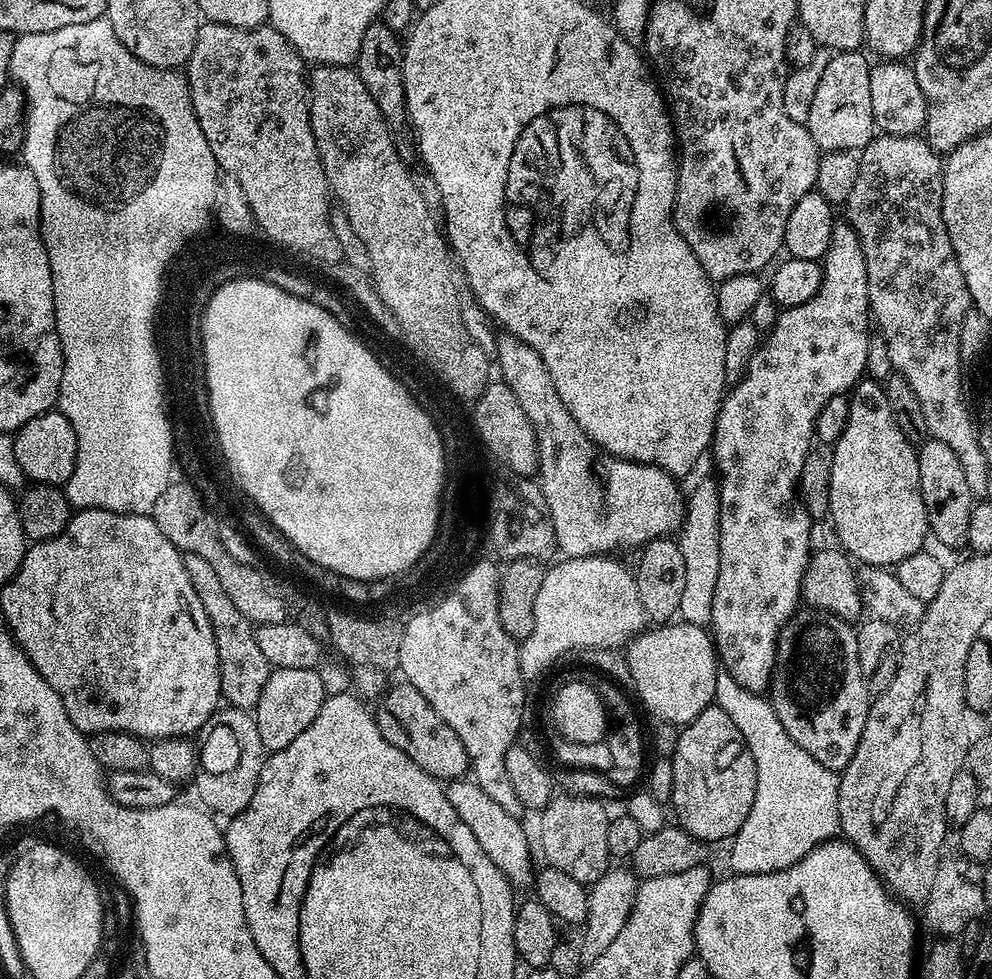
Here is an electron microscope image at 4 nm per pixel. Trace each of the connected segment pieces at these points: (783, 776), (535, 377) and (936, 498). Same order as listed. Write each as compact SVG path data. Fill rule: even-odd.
M726 671L716 674L715 707L726 710L738 730L742 730L742 738L746 738L746 746L754 758L756 767L756 797L754 806L750 806L750 814L746 822L742 822L742 830L738 830L730 841L732 853L728 860L732 863L731 871L736 874L766 874L786 870L797 864L803 856L819 844L825 844L840 832L840 815L838 814L838 790L840 781L837 773L830 771L822 762L810 758L786 730L782 730L782 722L778 722L778 714L774 714L771 699L759 692L751 692L738 684Z
M500 334L497 340L497 358L495 367L500 367L499 379L510 390L514 390L514 398L518 398L522 411L536 431L538 438L538 458L540 470L538 483L544 496L544 504L548 507L550 522L554 526L556 548L564 551L565 557L602 556L616 554L619 548L639 549L652 540L668 538L684 523L686 496L678 485L677 477L670 475L653 464L640 464L636 460L623 460L621 456L609 456L596 447L596 443L588 437L570 418L570 410L562 406L562 398L558 398L558 390L554 390L554 382L550 382L550 374L538 358L538 350L522 338L514 334Z
M927 439L919 445L916 453L918 458L918 482L922 490L922 502L928 515L928 530L931 539L945 544L948 548L964 548L968 543L966 529L970 522L970 510L974 497L969 484L966 483L966 473L962 470L962 462L958 462L954 450L946 446L946 442Z

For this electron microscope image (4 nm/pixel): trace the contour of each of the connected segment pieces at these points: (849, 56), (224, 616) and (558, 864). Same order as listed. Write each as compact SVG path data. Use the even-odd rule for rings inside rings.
M863 51L838 52L829 55L826 70L822 70L822 78L818 78L818 91L814 94L814 102L810 106L810 118L807 122L810 138L820 147L821 153L850 152L859 153L877 135L874 122L874 110L870 106L870 60L863 56Z
M186 552L183 557L190 586L194 586L194 594L198 594L198 602L202 602L202 610L206 610L206 618L210 618L210 626L214 630L223 703L233 708L241 708L244 712L252 712L258 706L258 698L262 698L262 690L274 670L266 662L266 657L258 646L256 628L246 618L246 614L242 614L238 606L234 606L216 571L199 554Z
M560 796L549 800L539 813L540 848L549 865L570 874L585 886L595 884L610 867L610 857L606 846L606 830L610 812L604 809L600 800L592 796Z

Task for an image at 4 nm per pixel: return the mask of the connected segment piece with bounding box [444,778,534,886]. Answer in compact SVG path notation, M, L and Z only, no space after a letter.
M461 778L450 780L444 784L446 798L450 798L452 812L458 814L466 826L474 833L474 838L478 838L478 846L486 850L486 858L502 870L502 874L514 886L520 886L533 879L534 867L532 868L532 852L528 849L528 836L524 833L524 828L519 823L517 817L506 814L498 802L493 802L488 795L483 792L482 786L478 786L476 781L471 778Z

